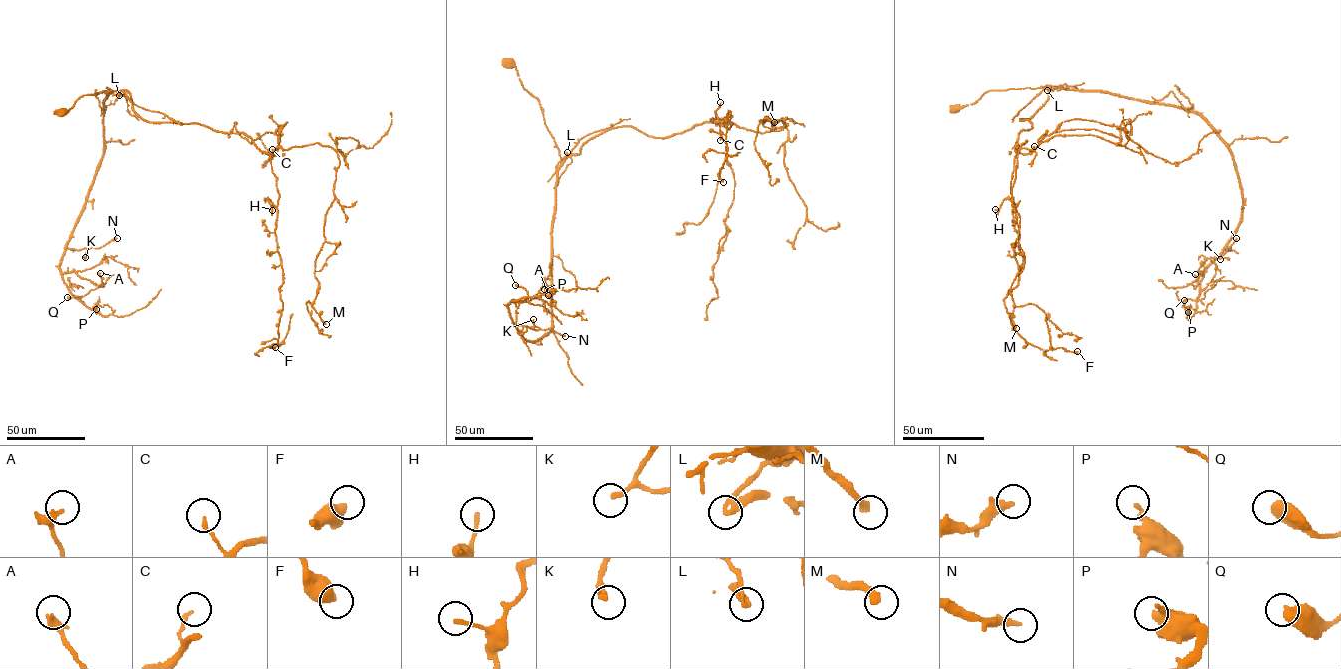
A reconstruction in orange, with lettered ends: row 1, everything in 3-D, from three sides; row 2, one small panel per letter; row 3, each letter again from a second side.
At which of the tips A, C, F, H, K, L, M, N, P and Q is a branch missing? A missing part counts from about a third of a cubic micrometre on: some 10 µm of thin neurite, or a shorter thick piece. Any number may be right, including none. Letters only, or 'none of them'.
M

